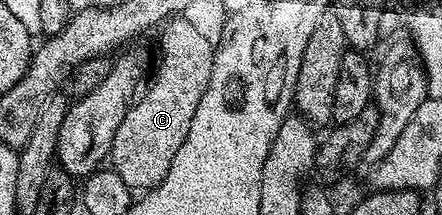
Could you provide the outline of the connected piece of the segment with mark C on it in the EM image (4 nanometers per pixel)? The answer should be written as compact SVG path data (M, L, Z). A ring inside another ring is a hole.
M170 19L164 22L161 33L161 62L157 74L148 82L149 90L142 92L129 106L123 123L115 131L111 150L111 167L134 191L154 189L167 175L175 151L183 147L191 119L195 119L195 107L207 91L213 66L214 42L201 34L197 25L185 19Z

